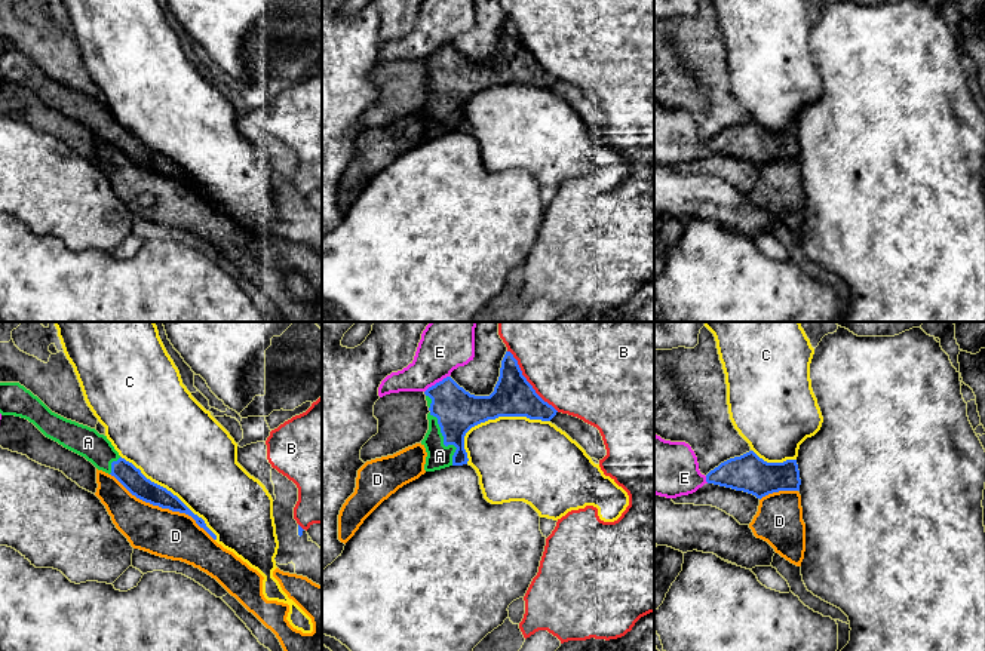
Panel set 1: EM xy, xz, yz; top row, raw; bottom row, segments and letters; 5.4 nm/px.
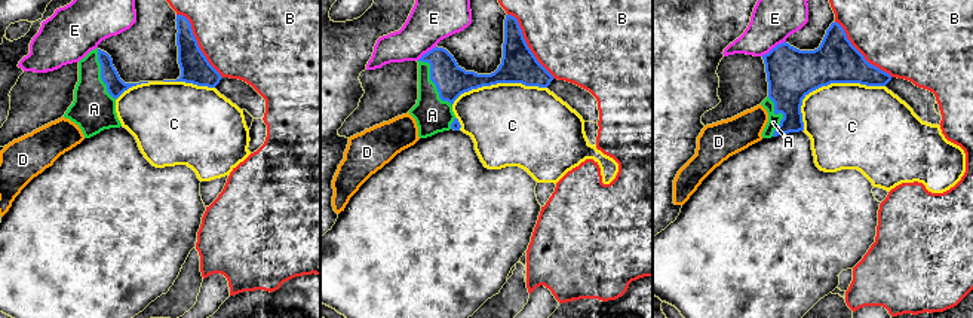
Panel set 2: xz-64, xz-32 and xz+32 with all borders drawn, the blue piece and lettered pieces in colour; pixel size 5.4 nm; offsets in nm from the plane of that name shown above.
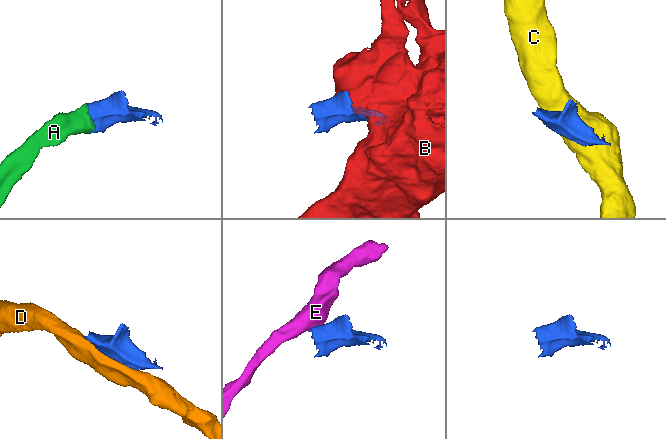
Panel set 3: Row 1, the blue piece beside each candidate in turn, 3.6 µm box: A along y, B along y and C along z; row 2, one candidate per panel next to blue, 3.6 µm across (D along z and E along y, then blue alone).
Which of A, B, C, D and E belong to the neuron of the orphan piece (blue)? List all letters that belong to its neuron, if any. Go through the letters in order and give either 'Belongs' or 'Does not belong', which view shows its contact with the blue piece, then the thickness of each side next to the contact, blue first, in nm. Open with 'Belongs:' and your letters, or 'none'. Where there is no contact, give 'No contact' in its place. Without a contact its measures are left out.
Belongs: A
A: Belongs. Touches blue in xz. Thickness 240 nm (blue) against 130 nm
B: Does not belong. Touches blue in xz. Thickness 220 nm (blue) against 500 nm
C: Does not belong. Touches blue in xz. Thickness 240 nm (blue) against 440 nm
D: Does not belong. Touches blue in xy. Thickness 120 nm (blue) against 260 nm
E: Does not belong. Touches blue in xz. Thickness 240 nm (blue) against 280 nm

